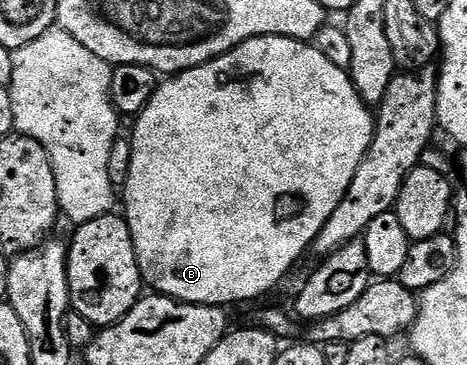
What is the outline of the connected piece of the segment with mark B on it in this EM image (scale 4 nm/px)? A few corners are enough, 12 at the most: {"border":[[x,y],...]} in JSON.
{"border":[[316,44],[162,80],[123,216],[144,284],[271,292],[375,117]]}

